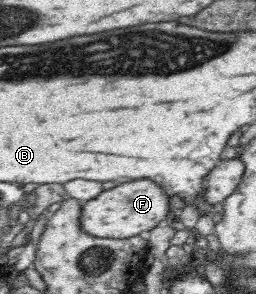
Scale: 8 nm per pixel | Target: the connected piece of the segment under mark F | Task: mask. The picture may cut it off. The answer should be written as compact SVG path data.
M134 180L128 184L120 184L112 190L106 190L96 200L90 200L82 210L82 229L92 236L111 239L148 234L160 222L164 222L172 211L170 194L152 180Z

